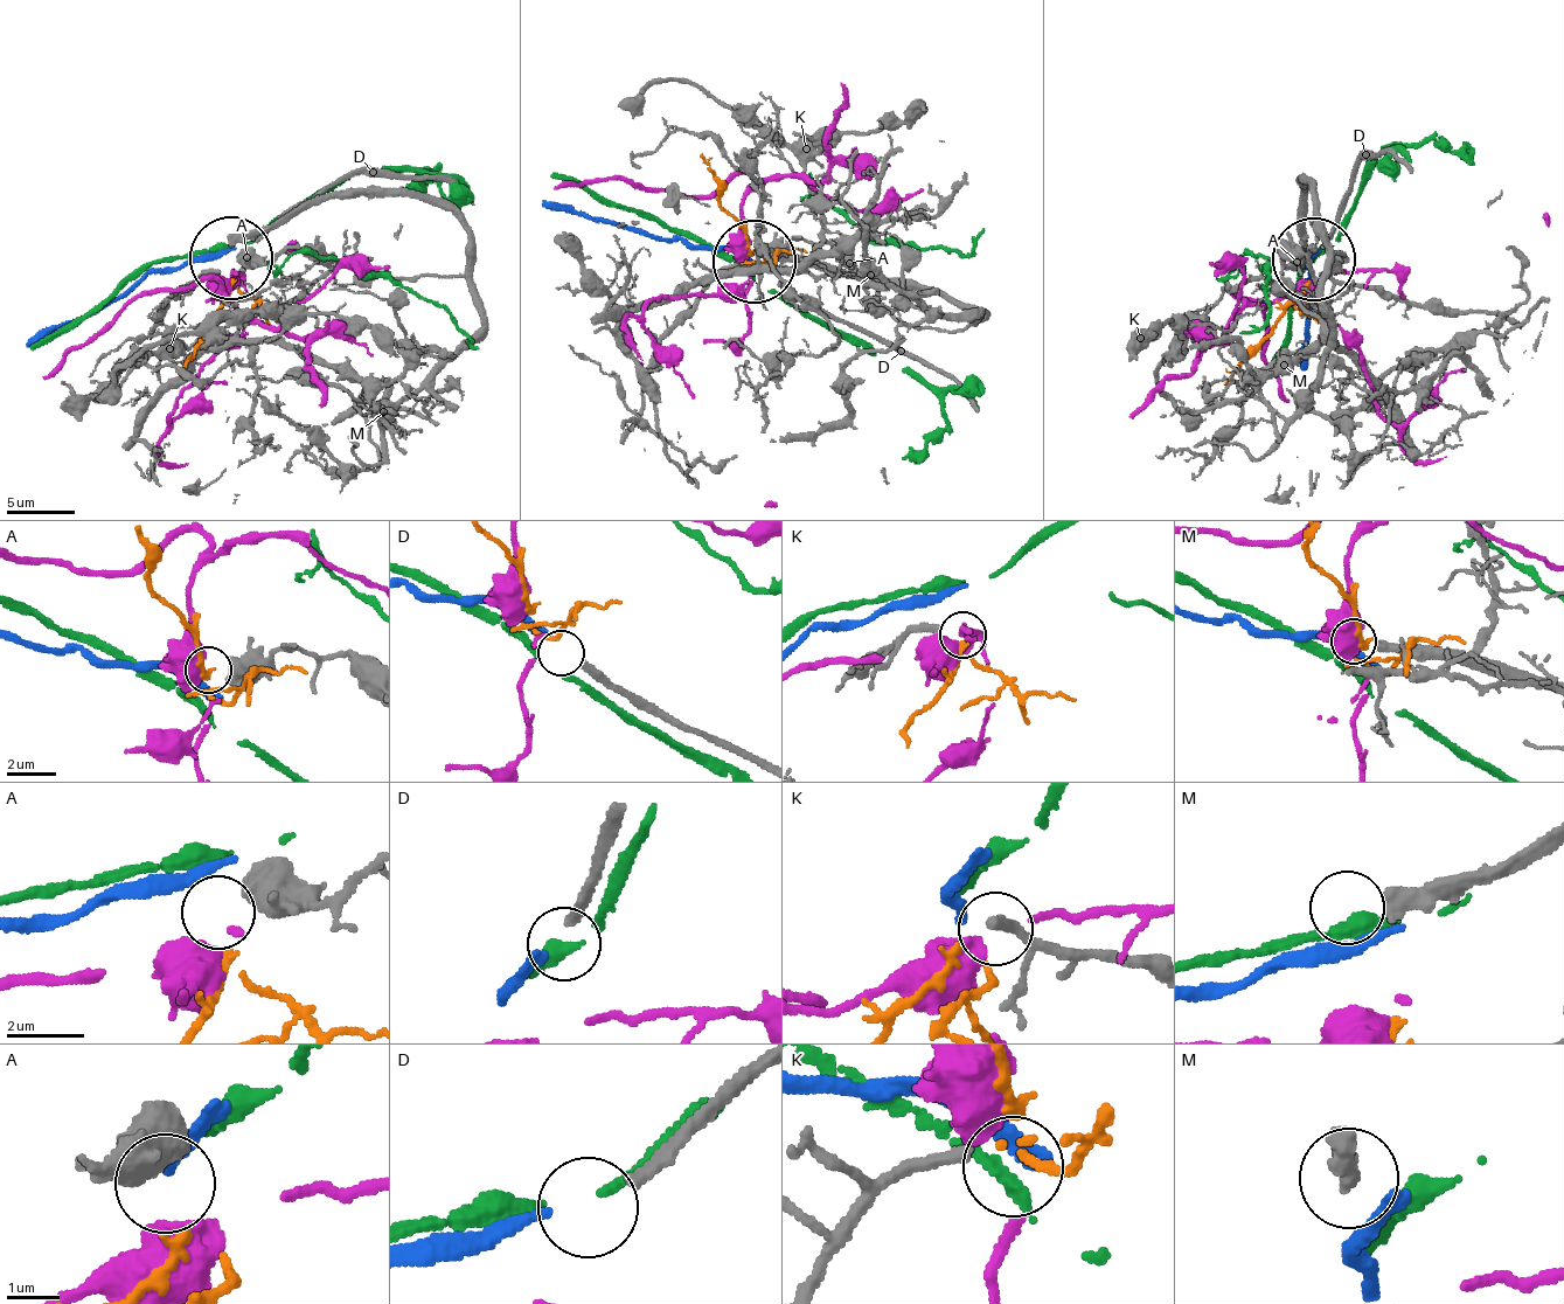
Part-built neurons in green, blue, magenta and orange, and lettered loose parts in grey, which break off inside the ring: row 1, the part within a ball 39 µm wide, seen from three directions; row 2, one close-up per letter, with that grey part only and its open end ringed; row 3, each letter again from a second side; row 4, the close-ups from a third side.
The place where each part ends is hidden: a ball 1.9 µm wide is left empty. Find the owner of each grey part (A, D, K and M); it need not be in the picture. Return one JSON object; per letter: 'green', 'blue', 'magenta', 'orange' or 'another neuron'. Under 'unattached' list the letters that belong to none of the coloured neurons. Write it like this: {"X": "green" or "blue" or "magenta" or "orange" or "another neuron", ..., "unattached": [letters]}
{"A": "another neuron", "D": "blue", "K": "orange", "M": "another neuron", "unattached": ["A", "M"]}

